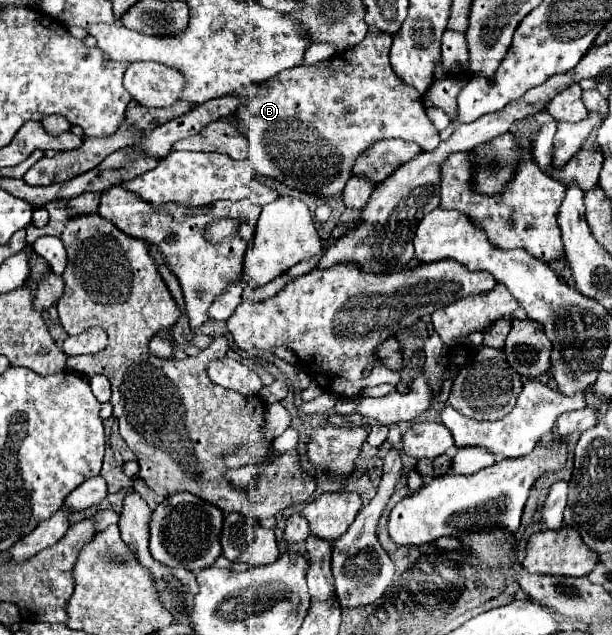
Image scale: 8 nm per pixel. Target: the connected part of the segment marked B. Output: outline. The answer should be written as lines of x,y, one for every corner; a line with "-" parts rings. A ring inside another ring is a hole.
369,28
361,44
337,52
329,60
295,66
263,84
249,84
233,92
235,96
251,96
251,100
237,110
237,126
247,134
249,160
255,172
289,188
331,200
343,192
355,160
379,140
401,138
417,142
421,150
435,150
441,138
423,108
423,96
393,72
389,50
391,34
381,32
379,28

